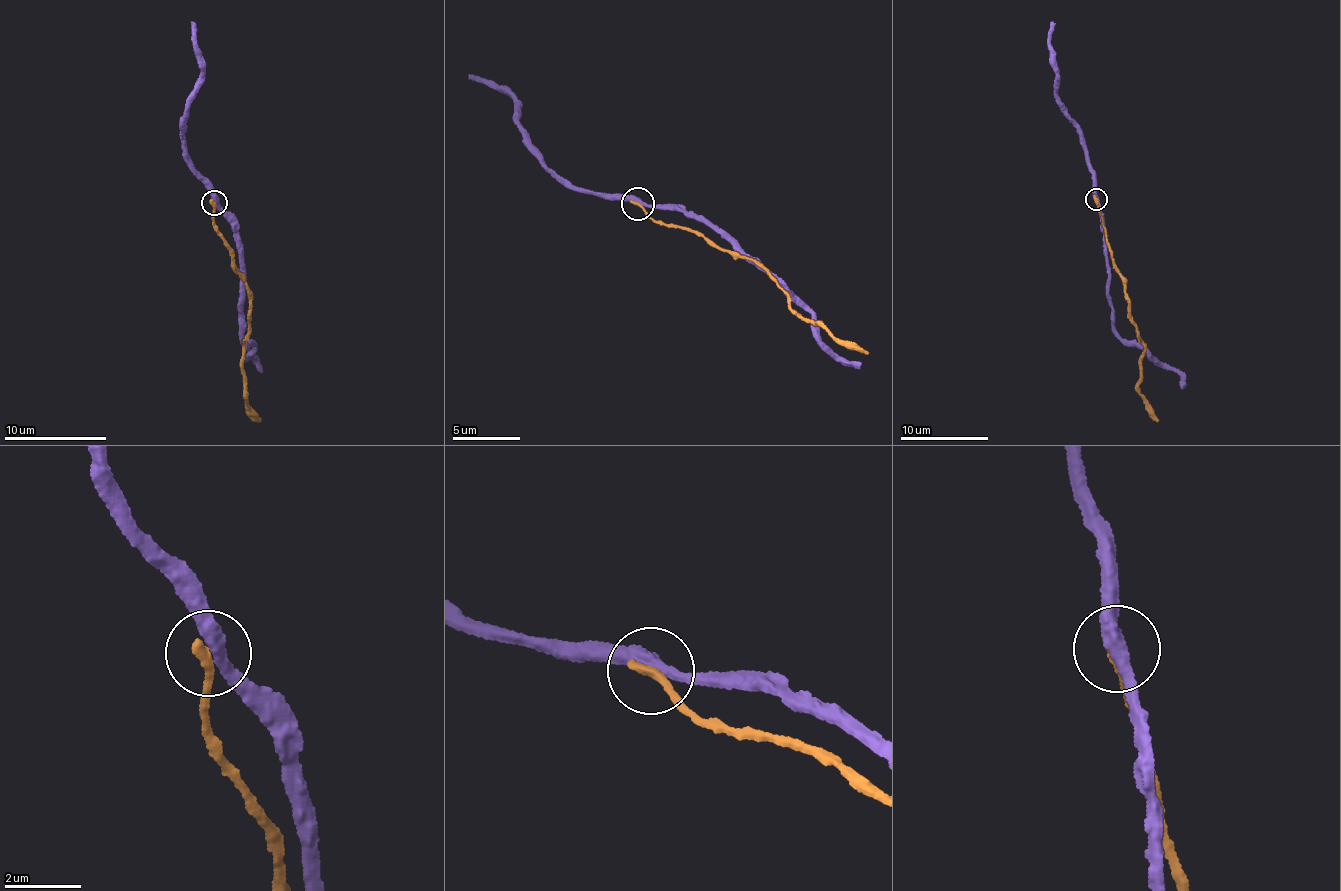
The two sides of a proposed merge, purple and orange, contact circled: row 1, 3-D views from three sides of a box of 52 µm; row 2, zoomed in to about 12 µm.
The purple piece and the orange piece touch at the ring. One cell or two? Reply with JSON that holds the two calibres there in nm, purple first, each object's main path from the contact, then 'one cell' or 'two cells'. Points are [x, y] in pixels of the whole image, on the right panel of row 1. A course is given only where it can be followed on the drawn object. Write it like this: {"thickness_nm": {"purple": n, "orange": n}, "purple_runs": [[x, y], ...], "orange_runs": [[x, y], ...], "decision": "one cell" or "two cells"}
{"thickness_nm": {"purple": 360, "orange": 280}, "purple_runs": [[1095, 197], [1103, 228], [1112, 329], [1180, 376], [1181, 389]], "orange_runs": [[1095, 199], [1113, 267], [1129, 303], [1129, 321], [1144, 346], [1138, 394], [1158, 421]], "decision": "two cells"}

